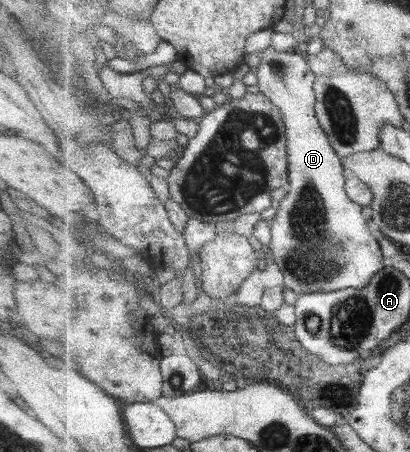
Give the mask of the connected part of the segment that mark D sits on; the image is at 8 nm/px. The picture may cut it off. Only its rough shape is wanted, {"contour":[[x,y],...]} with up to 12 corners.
{"contour":[[260,52],[287,128],[272,259],[297,295],[364,288],[388,262],[317,118],[317,73]]}

